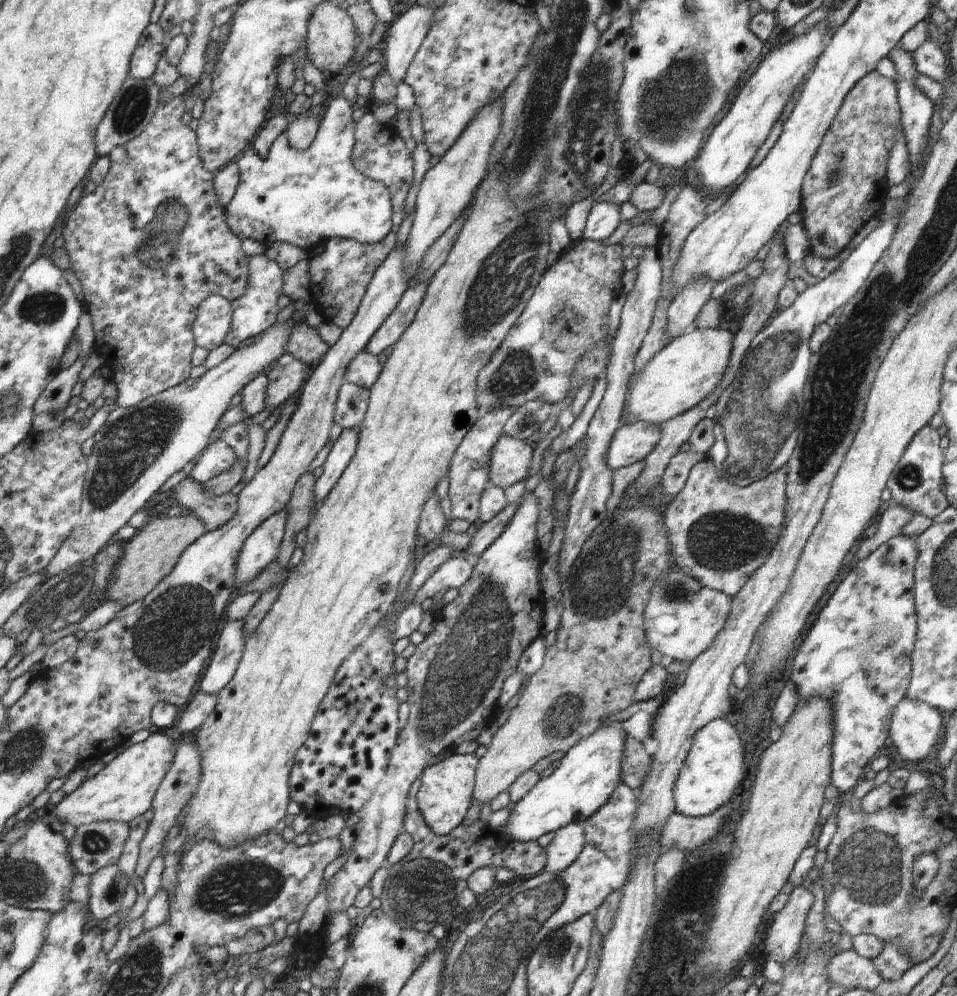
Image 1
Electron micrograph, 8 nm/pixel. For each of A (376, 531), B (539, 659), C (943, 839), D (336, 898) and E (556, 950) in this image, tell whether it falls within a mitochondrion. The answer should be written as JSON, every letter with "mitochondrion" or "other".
{"A":"other","B":"other","C":"other","D":"other","E":"mitochondrion"}

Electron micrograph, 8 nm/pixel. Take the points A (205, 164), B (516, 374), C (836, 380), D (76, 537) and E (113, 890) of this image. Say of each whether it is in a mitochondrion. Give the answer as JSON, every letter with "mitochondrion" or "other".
{"A":"other","B":"mitochondrion","C":"mitochondrion","D":"other","E":"mitochondrion"}

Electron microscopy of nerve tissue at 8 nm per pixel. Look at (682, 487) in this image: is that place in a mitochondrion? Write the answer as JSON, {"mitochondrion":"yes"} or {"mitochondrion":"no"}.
{"mitochondrion":"no"}

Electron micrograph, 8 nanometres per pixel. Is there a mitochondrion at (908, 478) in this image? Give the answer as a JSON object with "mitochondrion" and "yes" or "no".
{"mitochondrion":"yes"}

